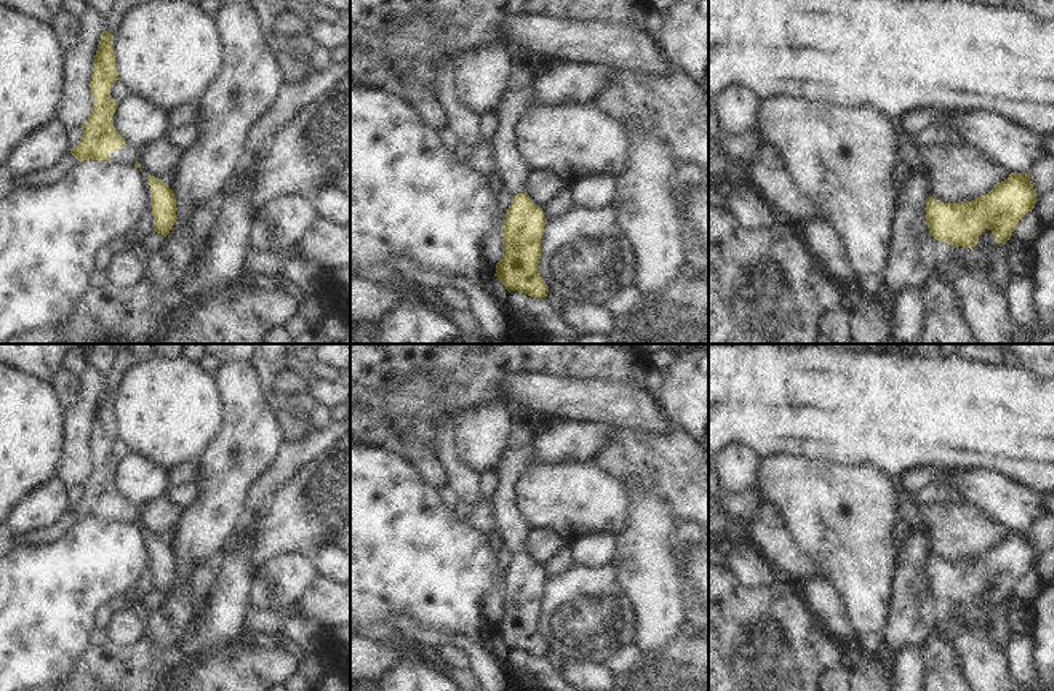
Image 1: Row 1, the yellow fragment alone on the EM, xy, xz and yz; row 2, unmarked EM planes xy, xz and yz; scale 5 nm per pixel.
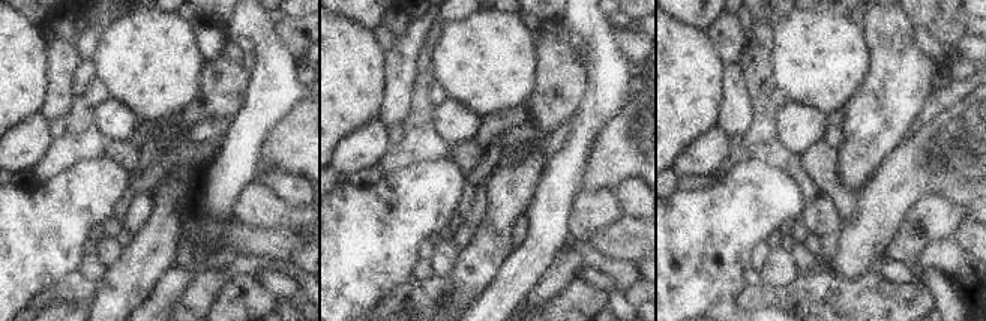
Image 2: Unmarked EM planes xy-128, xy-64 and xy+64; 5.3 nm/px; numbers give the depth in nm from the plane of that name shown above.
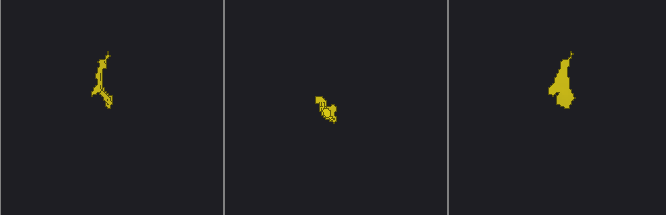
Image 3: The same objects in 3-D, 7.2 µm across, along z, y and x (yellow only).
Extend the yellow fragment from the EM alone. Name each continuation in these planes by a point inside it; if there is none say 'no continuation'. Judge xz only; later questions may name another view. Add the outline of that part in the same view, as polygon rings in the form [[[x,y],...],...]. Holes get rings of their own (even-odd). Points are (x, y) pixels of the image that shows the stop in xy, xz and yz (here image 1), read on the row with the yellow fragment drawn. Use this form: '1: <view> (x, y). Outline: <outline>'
1: xz (519, 95). Outline: [[[517,59],[505,93],[494,110],[497,125],[491,142],[493,160],[504,189],[507,189],[512,197],[526,192],[525,182],[531,173],[529,165],[521,160],[517,149],[515,125],[533,104],[534,82],[542,70],[542,64],[529,64]]]

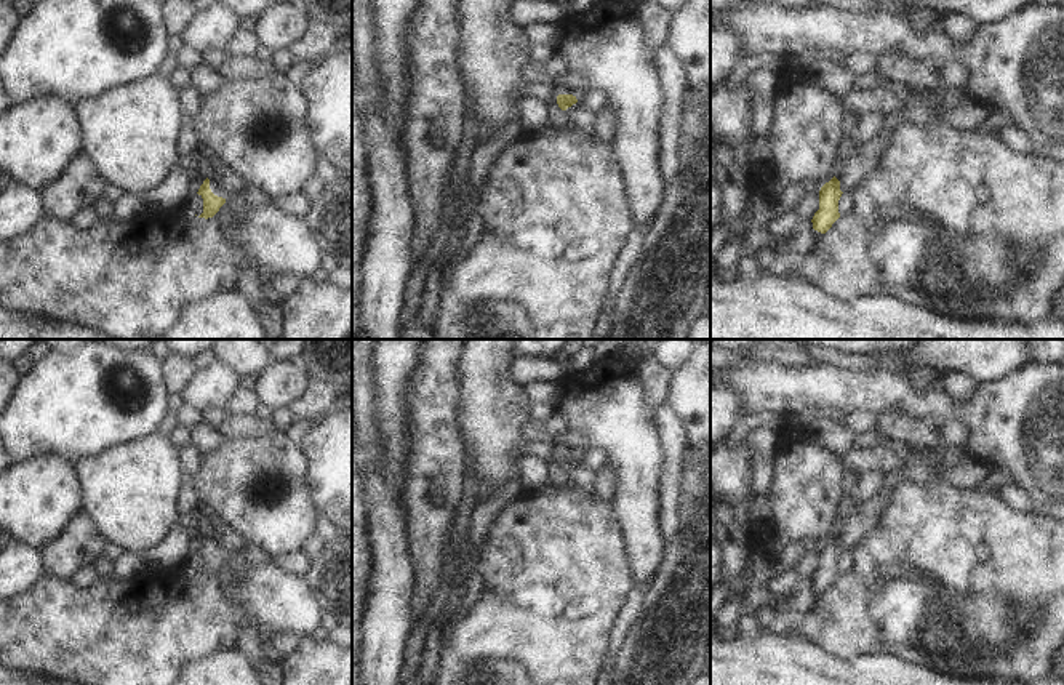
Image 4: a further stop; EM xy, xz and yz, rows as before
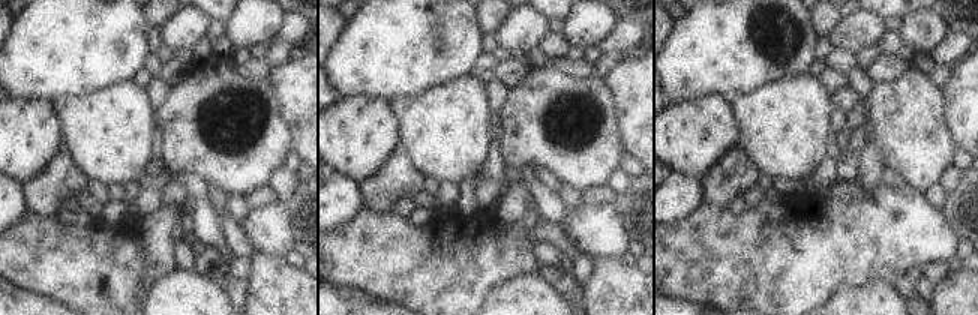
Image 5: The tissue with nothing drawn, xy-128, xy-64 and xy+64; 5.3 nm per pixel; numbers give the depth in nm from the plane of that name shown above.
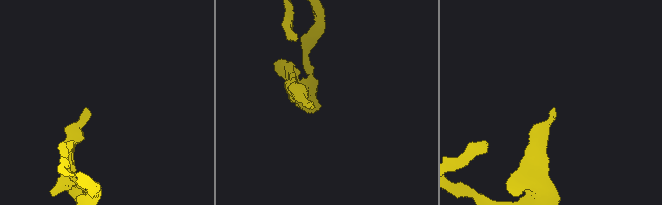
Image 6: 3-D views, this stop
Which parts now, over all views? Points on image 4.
1: xy (216, 186). Outline: [[[208,171],[210,189],[214,195],[222,197],[227,200],[230,194],[234,194],[222,181],[211,171]]]

